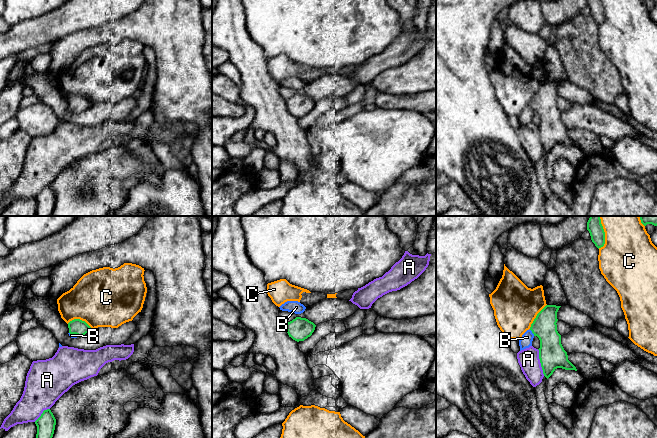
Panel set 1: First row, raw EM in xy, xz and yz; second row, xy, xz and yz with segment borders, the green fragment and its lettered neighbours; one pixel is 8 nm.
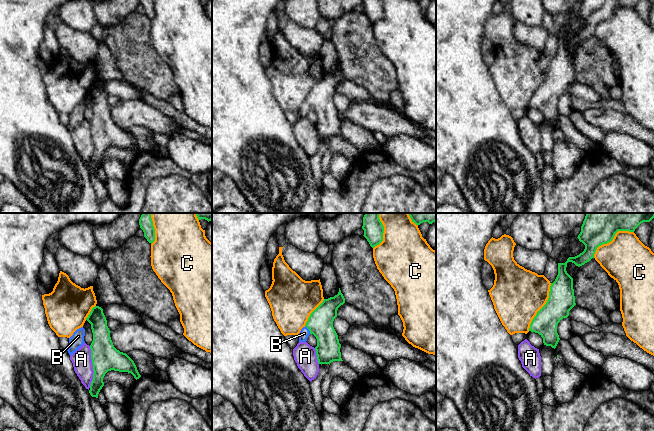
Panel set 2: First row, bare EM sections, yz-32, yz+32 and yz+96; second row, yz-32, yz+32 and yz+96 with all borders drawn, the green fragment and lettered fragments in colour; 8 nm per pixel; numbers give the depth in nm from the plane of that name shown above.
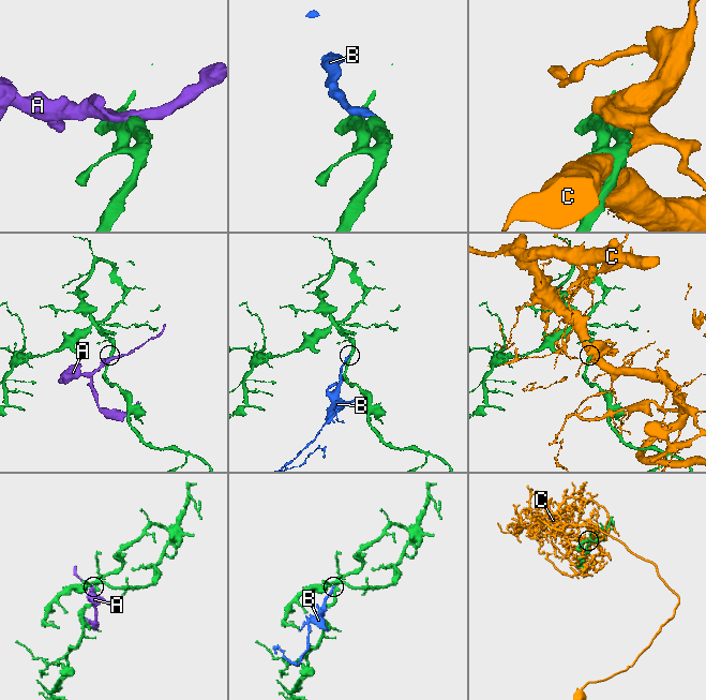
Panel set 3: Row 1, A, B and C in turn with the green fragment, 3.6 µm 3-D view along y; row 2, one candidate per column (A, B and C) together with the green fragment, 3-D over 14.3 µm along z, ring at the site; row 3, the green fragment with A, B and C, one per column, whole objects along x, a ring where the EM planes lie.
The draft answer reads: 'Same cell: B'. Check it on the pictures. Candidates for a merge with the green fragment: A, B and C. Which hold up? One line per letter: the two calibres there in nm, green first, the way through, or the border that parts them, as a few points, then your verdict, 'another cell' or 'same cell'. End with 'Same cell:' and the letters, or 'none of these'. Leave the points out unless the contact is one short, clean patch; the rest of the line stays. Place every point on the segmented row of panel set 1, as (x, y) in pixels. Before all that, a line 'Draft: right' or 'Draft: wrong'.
Draft: right
A: 220/170 nm | another cell
B: 220/100 nm | across yz (552, 355), (550, 344), (532, 332), (525, 341) | same cell
C: 120/420 nm | another cell
Same cell: B

